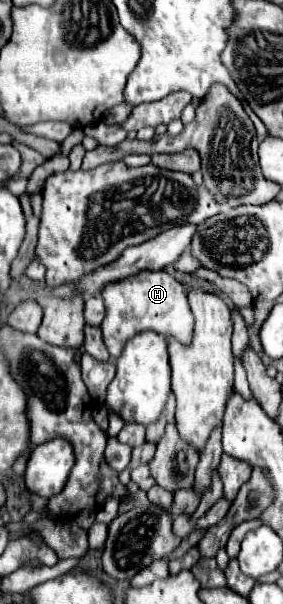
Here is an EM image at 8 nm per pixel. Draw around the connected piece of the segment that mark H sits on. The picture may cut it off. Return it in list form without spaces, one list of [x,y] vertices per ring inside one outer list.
[[[166,270],[138,272],[138,276],[128,276],[118,284],[106,284],[106,288],[102,288],[100,294],[106,304],[106,318],[100,328],[110,358],[118,358],[122,354],[126,340],[142,330],[156,330],[164,336],[174,336],[184,344],[190,342],[194,316],[188,306],[186,290]]]

